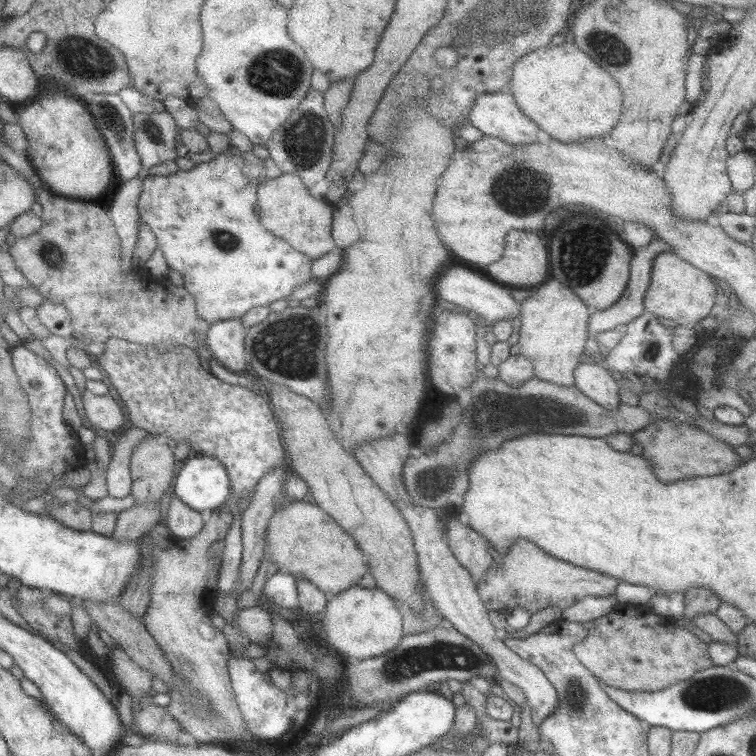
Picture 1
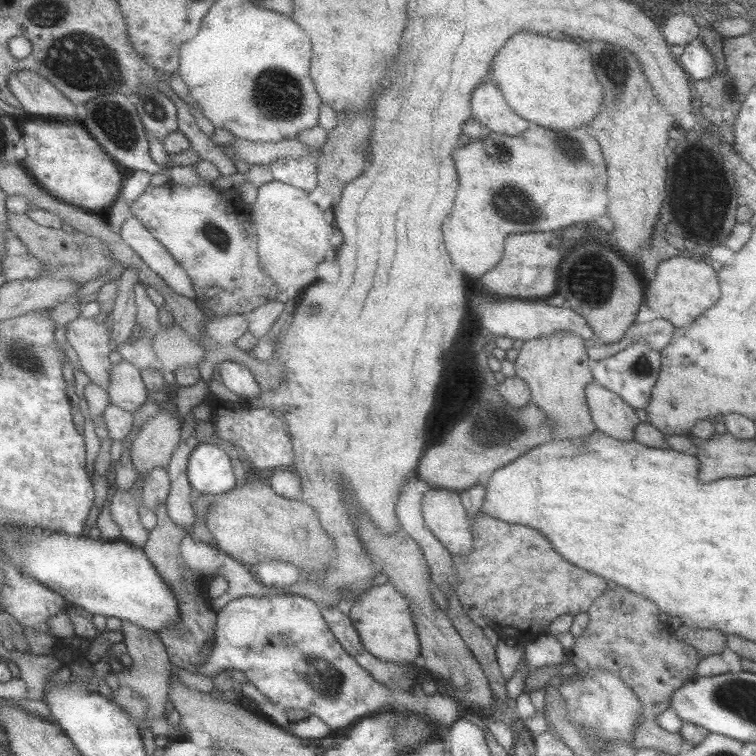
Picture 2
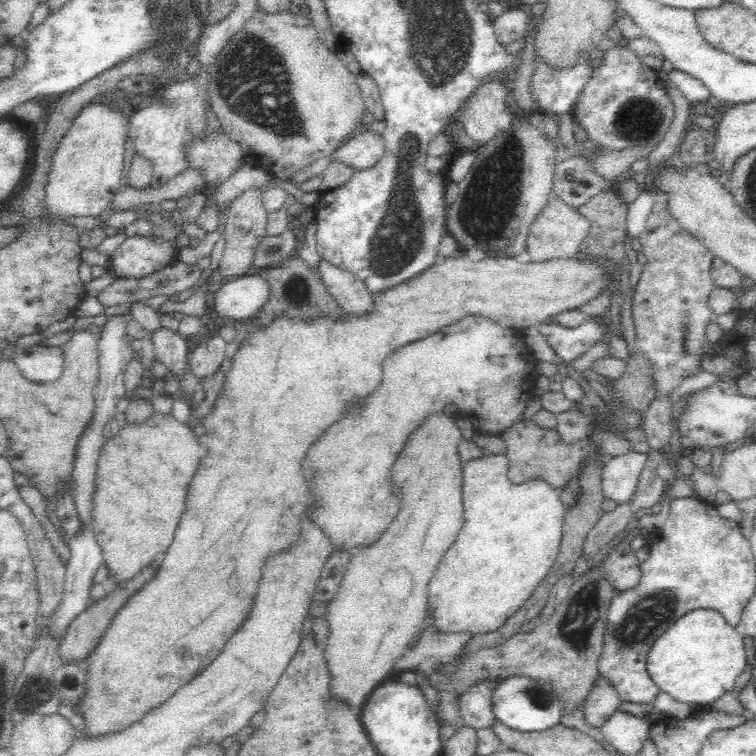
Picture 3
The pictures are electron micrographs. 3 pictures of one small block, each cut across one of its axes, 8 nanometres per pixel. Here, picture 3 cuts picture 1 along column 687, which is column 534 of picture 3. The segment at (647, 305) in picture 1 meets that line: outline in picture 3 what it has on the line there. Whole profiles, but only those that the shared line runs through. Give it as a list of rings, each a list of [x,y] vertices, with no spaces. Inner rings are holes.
[[[459,254],[444,257],[427,266],[422,272],[415,274],[414,277],[407,278],[406,281],[395,284],[394,287],[388,290],[382,290],[380,293],[371,295],[372,308],[364,314],[356,315],[354,313],[342,313],[339,319],[334,319],[330,315],[320,315],[313,319],[302,319],[302,317],[292,317],[292,315],[278,315],[272,322],[266,326],[258,326],[252,329],[247,337],[244,337],[237,346],[236,352],[231,358],[230,370],[226,372],[226,380],[222,384],[222,389],[216,401],[214,408],[208,415],[200,418],[195,426],[194,432],[197,442],[208,446],[207,454],[202,458],[200,472],[196,472],[190,490],[188,490],[188,498],[186,498],[186,506],[184,506],[184,514],[180,516],[178,528],[174,532],[174,542],[170,544],[164,560],[158,564],[156,572],[149,578],[149,581],[142,588],[135,592],[124,606],[116,613],[110,627],[106,630],[106,634],[102,636],[100,644],[85,660],[85,670],[87,670],[87,679],[85,682],[84,692],[81,694],[81,701],[73,710],[78,718],[84,720],[84,728],[79,731],[78,735],[85,738],[98,738],[98,736],[106,736],[106,734],[114,734],[120,732],[136,722],[140,722],[150,710],[154,710],[156,706],[162,706],[172,694],[176,694],[176,690],[184,684],[188,684],[192,678],[196,678],[194,674],[198,674],[200,670],[204,670],[214,658],[226,647],[226,642],[230,637],[244,624],[244,620],[248,618],[256,594],[260,578],[262,578],[262,570],[264,564],[268,562],[268,558],[272,554],[280,554],[280,552],[288,552],[290,548],[296,546],[296,542],[300,540],[300,519],[305,514],[304,510],[308,508],[308,504],[313,502],[310,498],[310,484],[306,480],[306,476],[302,474],[302,460],[306,458],[306,452],[310,450],[310,446],[314,445],[316,440],[322,437],[322,434],[331,427],[334,422],[343,421],[343,418],[354,409],[360,409],[363,403],[372,397],[376,390],[379,390],[383,380],[383,360],[399,346],[414,342],[420,338],[426,338],[428,334],[434,334],[436,330],[440,330],[443,326],[448,326],[452,322],[456,322],[459,318],[467,314],[480,314],[486,318],[492,318],[494,322],[503,327],[513,329],[524,329],[530,326],[536,326],[537,323],[550,319],[559,312],[565,310],[576,309],[581,304],[587,303],[594,299],[601,288],[610,284],[610,276],[606,273],[604,267],[605,262],[601,262],[600,266],[596,264],[597,260],[588,260],[587,258],[580,259],[578,256],[574,258],[556,258],[548,262],[527,262],[517,263],[512,257],[502,256],[486,256],[478,261],[472,261],[468,254]]]

